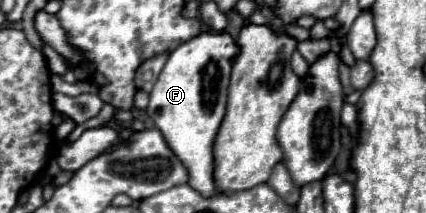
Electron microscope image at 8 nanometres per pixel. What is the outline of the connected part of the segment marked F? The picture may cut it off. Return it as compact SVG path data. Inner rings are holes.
M201 33L191 41L179 45L159 73L147 115L155 127L163 133L169 149L179 157L189 173L189 187L199 191L203 197L217 195L213 179L213 143L227 105L227 85L231 75L231 59L237 55L237 45L227 33Z

